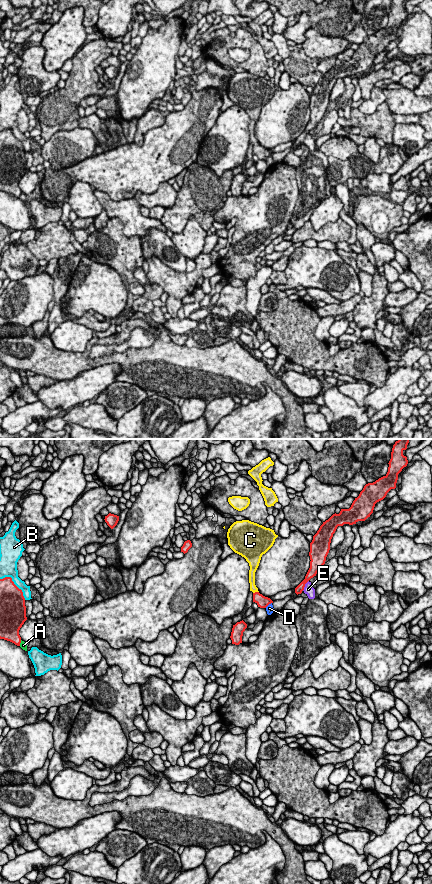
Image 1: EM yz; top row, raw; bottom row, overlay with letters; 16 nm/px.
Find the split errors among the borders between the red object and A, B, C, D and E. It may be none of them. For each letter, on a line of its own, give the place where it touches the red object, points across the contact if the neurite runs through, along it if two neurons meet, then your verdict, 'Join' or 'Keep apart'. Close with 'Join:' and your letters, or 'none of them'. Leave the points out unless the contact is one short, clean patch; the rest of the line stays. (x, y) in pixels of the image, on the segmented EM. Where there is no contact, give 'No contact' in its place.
A: Touches red at yz (20, 642). Keep apart
B: Touches red at yz (13, 583). Keep apart
C: Touches red at yz (255, 592). Boundary: yz (258, 591), (253, 593). Keep apart
D: Touches red at yz (268, 604). Keep apart
E: Touches red at yz (304, 585). Keep apart
Join: none of them

